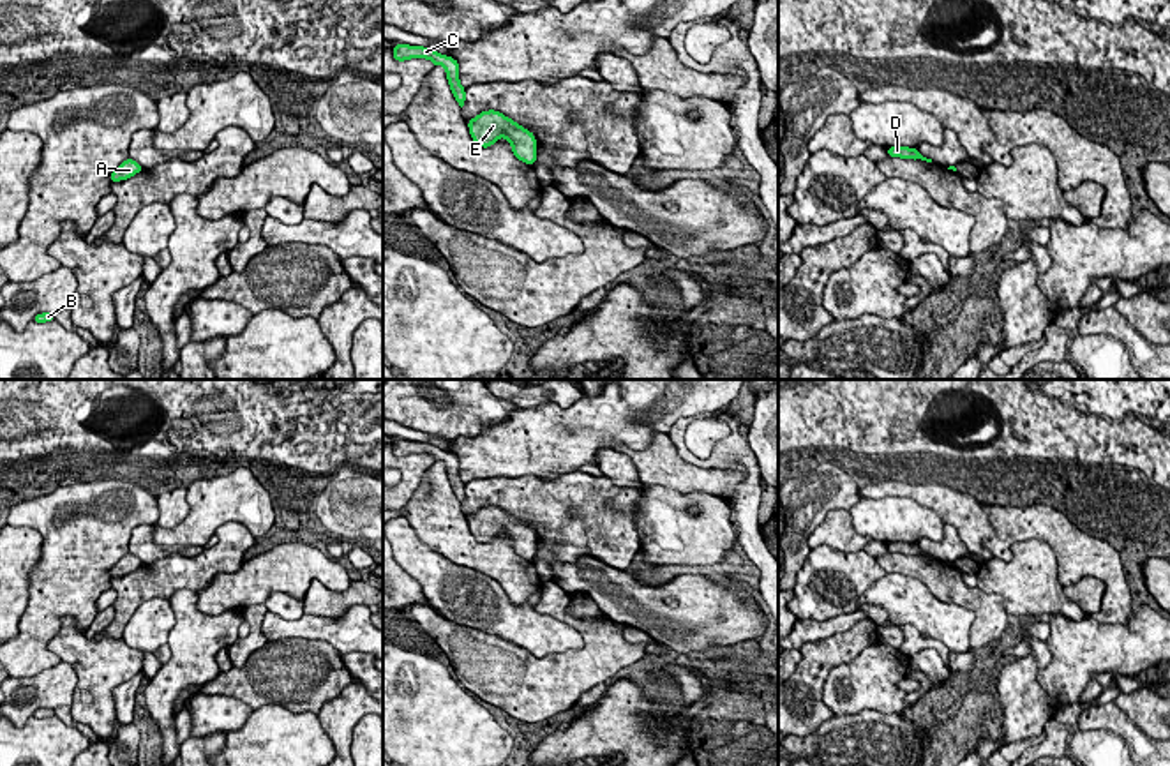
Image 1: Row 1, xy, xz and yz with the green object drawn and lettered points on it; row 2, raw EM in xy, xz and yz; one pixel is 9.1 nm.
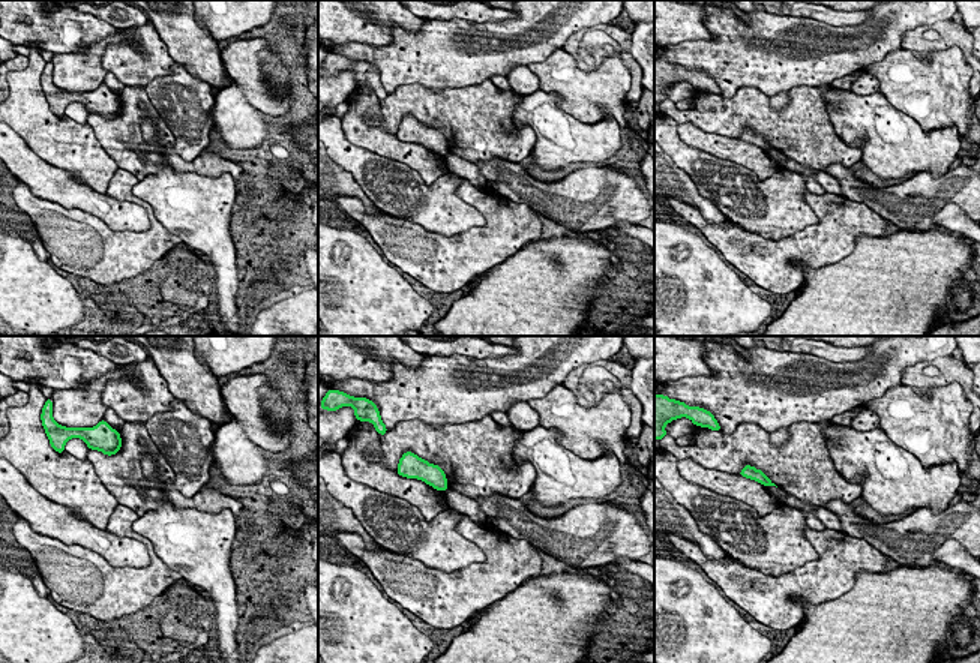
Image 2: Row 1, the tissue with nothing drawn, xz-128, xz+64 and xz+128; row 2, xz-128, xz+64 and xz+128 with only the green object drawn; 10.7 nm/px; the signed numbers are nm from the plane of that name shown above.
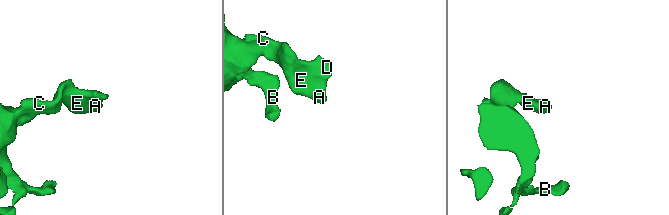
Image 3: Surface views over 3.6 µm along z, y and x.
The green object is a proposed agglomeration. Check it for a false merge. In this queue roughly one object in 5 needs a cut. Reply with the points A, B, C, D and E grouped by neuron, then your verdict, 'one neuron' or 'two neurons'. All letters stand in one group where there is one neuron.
groups A B C D E; one neuron

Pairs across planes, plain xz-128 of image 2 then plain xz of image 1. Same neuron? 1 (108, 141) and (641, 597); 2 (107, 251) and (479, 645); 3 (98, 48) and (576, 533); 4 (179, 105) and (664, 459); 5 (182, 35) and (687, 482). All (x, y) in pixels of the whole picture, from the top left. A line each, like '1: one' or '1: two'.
1: one
2: one
3: two
4: two
5: one

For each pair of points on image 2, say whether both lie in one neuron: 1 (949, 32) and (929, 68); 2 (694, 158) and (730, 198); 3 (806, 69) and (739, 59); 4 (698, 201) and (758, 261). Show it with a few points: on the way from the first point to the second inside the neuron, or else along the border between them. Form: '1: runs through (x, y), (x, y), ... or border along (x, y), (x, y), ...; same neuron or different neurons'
1: border along (904, 48), (931, 54), (956, 45), (964, 56); different neurons
2: runs through (704, 168), (724, 188); same neuron
3: runs through (790, 60), (755, 59); same neuron
4: border along (688, 204), (692, 204), (709, 222), (730, 221); different neurons

